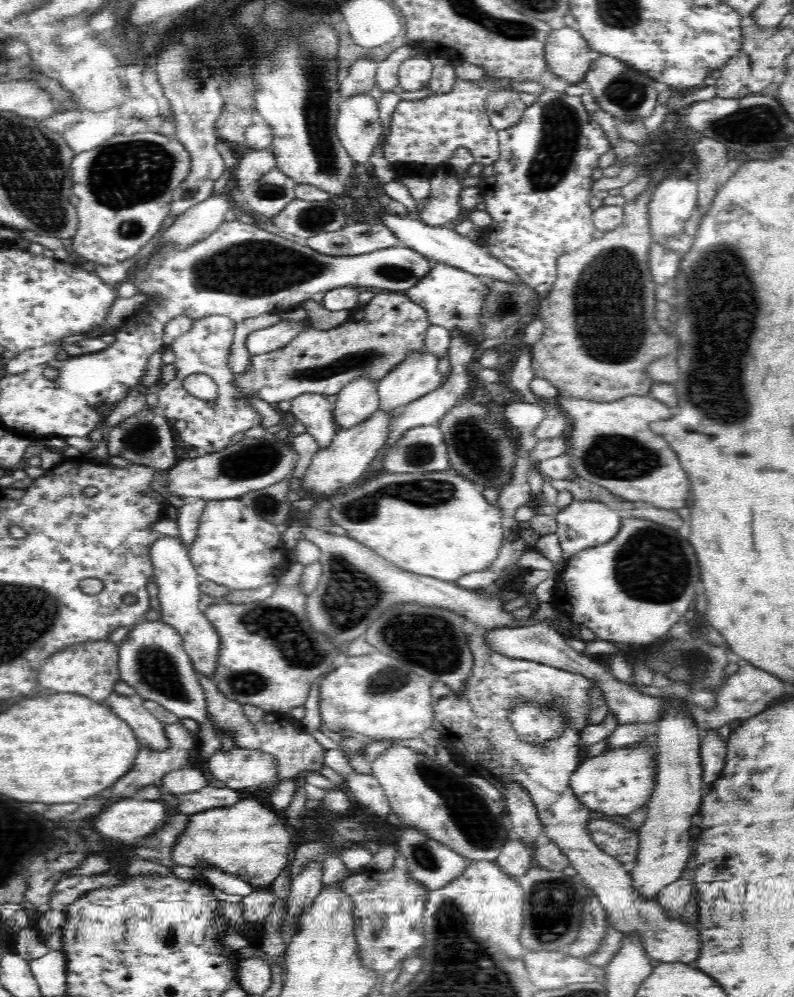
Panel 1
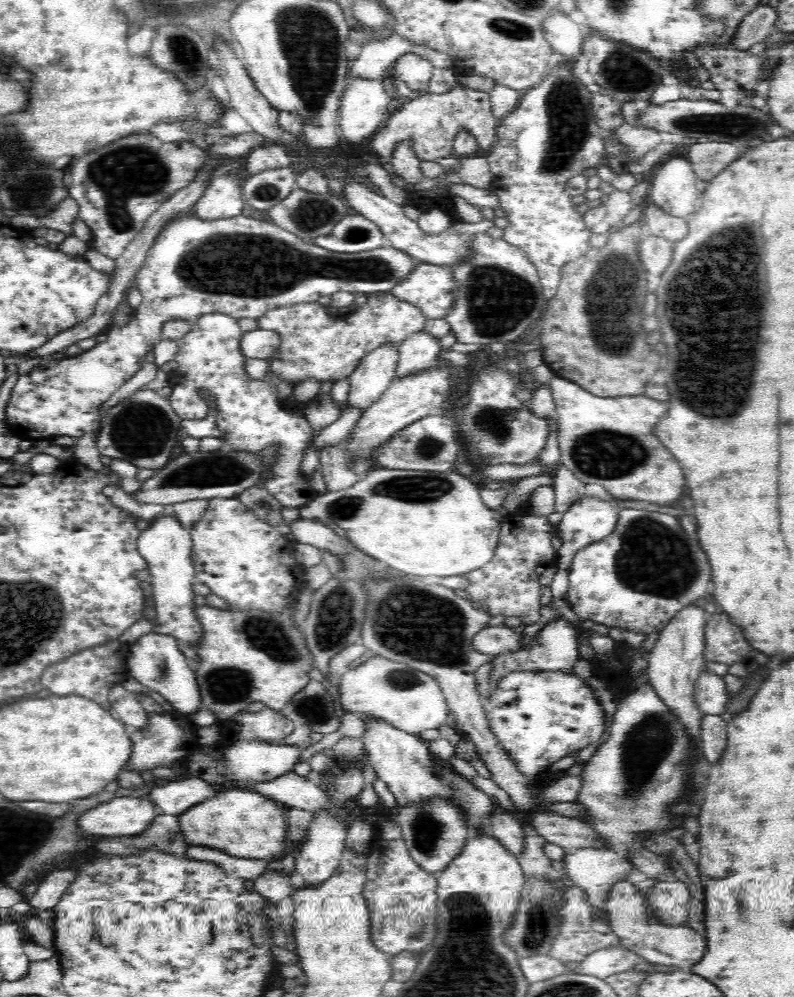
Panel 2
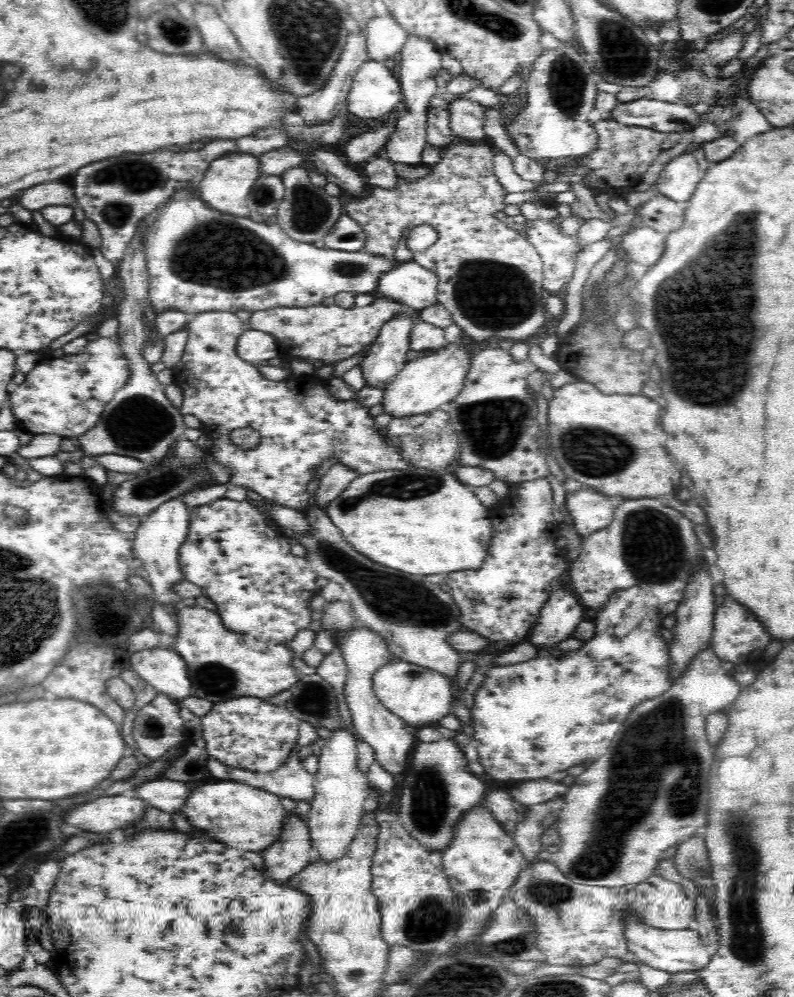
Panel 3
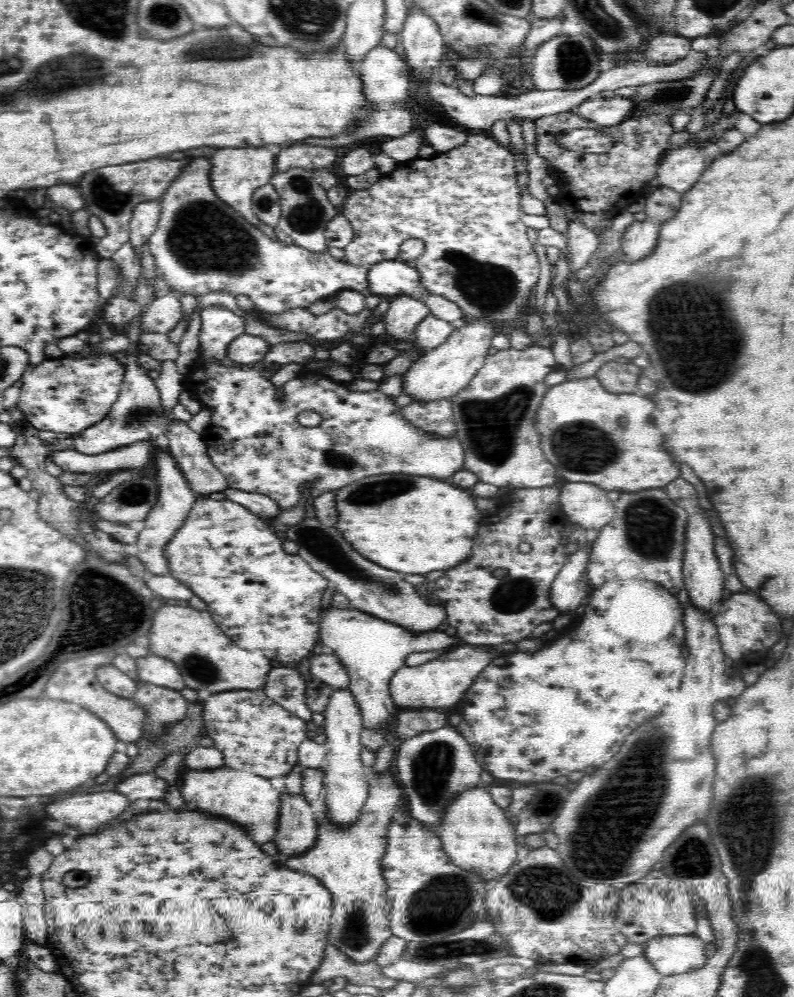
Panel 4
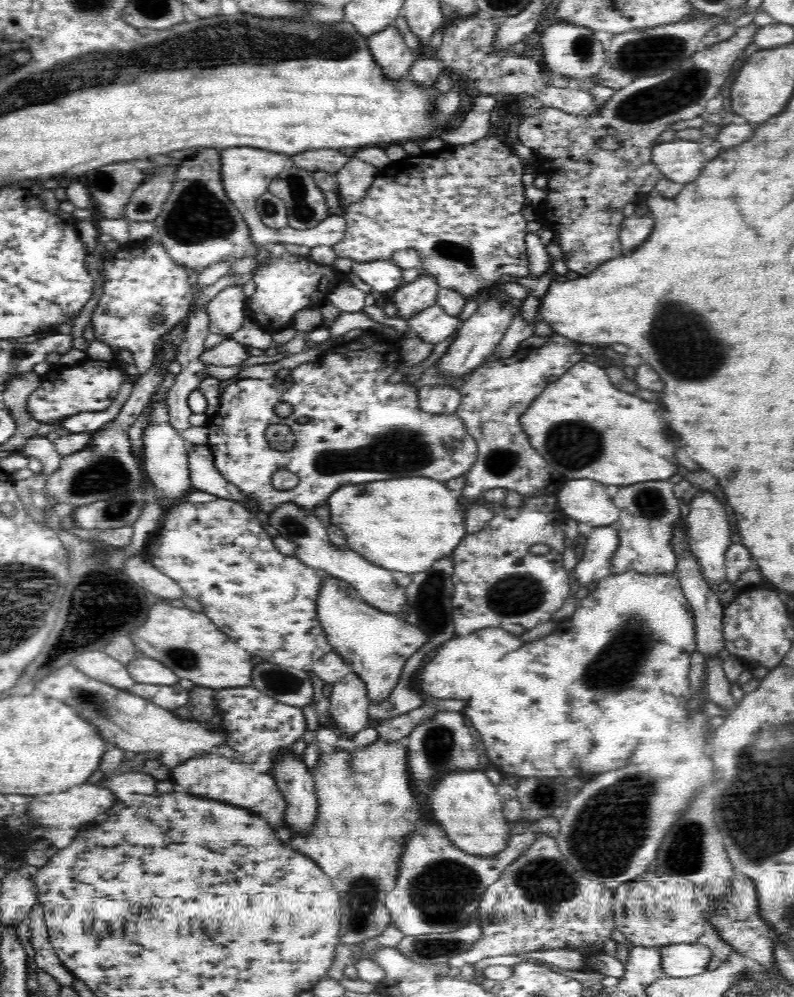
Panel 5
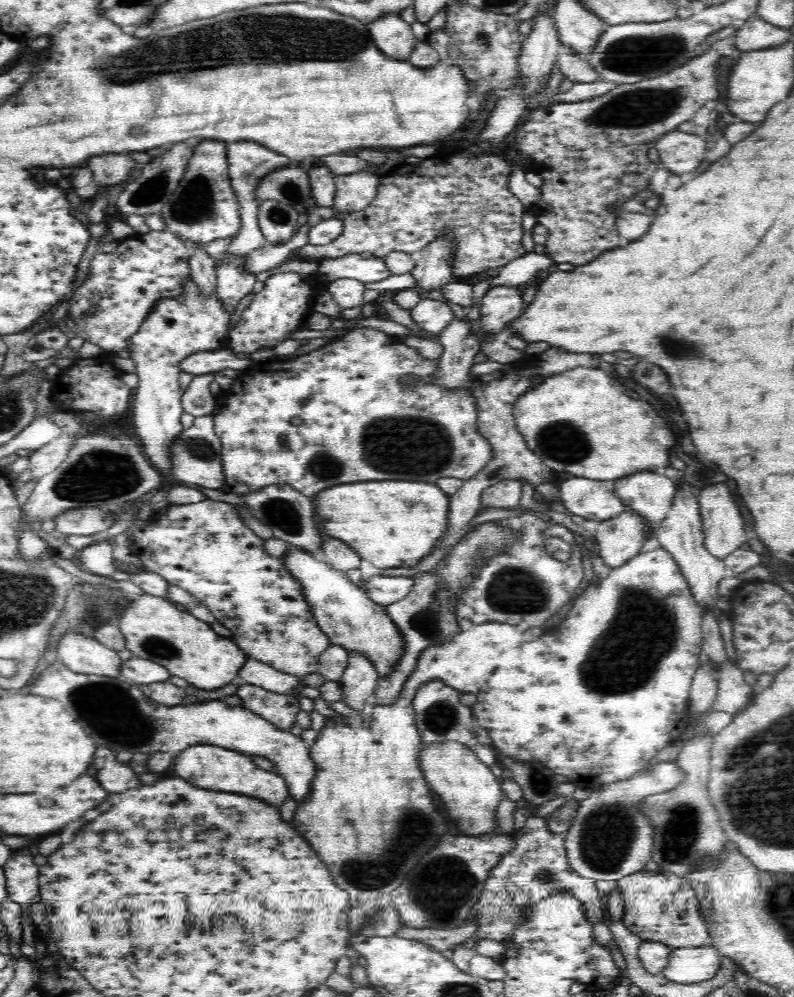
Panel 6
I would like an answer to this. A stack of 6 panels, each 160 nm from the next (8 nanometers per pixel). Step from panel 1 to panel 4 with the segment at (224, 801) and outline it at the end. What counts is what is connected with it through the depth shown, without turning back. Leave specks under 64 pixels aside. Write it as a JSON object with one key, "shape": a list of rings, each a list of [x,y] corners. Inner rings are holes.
{"shape":[[[144,773],[126,778],[116,786],[116,790],[130,800],[140,800],[140,798],[160,800],[160,798],[166,796],[168,787],[168,784],[162,778],[155,776],[153,773]]]}

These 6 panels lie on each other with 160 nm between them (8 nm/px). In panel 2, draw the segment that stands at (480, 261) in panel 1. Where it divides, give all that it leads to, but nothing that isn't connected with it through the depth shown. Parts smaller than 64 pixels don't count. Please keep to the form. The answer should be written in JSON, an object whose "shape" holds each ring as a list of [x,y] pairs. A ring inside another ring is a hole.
{"shape":[[[363,179],[358,182],[354,182],[354,180],[346,182],[343,192],[342,197],[346,200],[346,203],[351,208],[355,208],[359,214],[374,222],[381,229],[383,235],[390,240],[392,246],[407,252],[420,262],[442,266],[452,266],[454,263],[459,263],[471,253],[473,249],[471,242],[475,234],[482,233],[495,226],[493,220],[484,219],[478,223],[463,222],[463,224],[455,225],[452,229],[448,228],[444,233],[428,235],[420,229],[415,217],[408,216],[404,212],[403,205],[398,205],[398,203],[372,192],[366,184],[363,184]]]}

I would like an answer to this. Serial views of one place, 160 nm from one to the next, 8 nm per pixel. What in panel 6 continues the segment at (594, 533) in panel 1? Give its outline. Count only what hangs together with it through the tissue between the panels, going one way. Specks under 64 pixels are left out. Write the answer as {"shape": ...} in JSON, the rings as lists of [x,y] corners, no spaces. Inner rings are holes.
{"shape":[[[573,476],[558,488],[564,508],[588,520],[605,521],[629,510],[614,491],[608,491],[594,479]]]}

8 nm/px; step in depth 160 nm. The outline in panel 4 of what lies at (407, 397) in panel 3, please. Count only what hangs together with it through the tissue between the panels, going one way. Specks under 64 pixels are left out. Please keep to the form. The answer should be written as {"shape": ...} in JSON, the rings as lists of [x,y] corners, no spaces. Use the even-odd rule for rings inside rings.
{"shape":[[[485,320],[468,321],[462,327],[454,329],[448,340],[428,350],[404,373],[403,392],[412,396],[414,401],[424,402],[454,396],[459,390],[466,388],[484,366],[495,334],[495,324]]]}

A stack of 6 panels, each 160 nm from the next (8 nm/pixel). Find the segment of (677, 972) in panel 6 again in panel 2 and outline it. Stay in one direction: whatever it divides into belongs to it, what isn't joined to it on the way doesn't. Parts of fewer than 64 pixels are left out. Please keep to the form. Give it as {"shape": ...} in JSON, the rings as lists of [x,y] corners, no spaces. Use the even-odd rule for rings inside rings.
{"shape":[[[626,880],[612,884],[605,901],[608,922],[614,934],[620,939],[624,948],[643,956],[648,962],[664,968],[689,970],[698,964],[707,949],[706,937],[694,931],[688,924],[672,927],[662,924],[650,907],[645,891],[638,885]]]}

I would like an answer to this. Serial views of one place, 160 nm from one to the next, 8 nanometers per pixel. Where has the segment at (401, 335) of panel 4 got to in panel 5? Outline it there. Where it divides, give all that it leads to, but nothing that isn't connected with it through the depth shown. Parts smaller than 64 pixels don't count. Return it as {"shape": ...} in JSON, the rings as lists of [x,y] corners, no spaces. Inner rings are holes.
{"shape":[[[419,274],[414,282],[403,284],[394,294],[393,302],[398,309],[398,317],[408,320],[413,314],[434,306],[441,287],[436,279]]]}

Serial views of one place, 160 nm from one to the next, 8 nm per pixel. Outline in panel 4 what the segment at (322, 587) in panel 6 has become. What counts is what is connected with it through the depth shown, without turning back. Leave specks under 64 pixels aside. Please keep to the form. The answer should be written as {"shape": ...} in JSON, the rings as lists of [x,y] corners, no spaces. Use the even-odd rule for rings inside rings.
{"shape":[[[332,605],[327,608],[327,610],[322,610],[319,625],[319,639],[321,640],[321,645],[327,651],[331,651],[332,654],[342,662],[346,673],[350,675],[349,690],[352,692],[360,708],[364,728],[374,729],[376,731],[382,729],[384,733],[390,731],[390,728],[393,726],[394,718],[399,711],[390,695],[390,680],[392,680],[392,676],[396,675],[396,672],[400,671],[400,668],[405,666],[407,656],[413,652],[446,651],[460,645],[458,637],[454,636],[452,631],[426,633],[409,632],[394,623],[390,623],[362,611],[357,611],[352,607],[340,609]]]}

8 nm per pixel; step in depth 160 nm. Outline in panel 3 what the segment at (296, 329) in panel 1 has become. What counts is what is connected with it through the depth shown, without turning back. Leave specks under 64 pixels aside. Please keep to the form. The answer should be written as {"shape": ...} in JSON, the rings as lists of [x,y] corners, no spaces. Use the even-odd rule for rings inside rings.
{"shape":[[[249,328],[239,336],[236,350],[242,360],[257,364],[261,360],[276,358],[280,348],[272,334],[261,329]]]}

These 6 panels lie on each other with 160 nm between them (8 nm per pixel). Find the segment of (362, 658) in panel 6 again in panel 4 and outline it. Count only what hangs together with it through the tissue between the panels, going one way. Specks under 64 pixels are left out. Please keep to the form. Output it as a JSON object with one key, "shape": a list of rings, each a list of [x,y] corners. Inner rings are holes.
{"shape":[[[335,690],[330,696],[330,702],[326,706],[325,735],[328,766],[324,778],[324,798],[327,804],[326,817],[336,823],[338,827],[350,826],[359,819],[360,811],[366,802],[369,793],[369,778],[372,777],[360,759],[362,750],[361,732],[364,730],[364,721],[360,715],[360,708],[348,690]]]}

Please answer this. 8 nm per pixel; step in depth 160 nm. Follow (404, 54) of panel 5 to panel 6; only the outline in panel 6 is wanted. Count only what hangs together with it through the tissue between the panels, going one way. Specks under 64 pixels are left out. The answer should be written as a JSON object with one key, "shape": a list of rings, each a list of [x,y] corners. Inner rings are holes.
{"shape":[[[390,13],[366,24],[374,45],[390,58],[406,61],[418,39],[401,13]]]}

